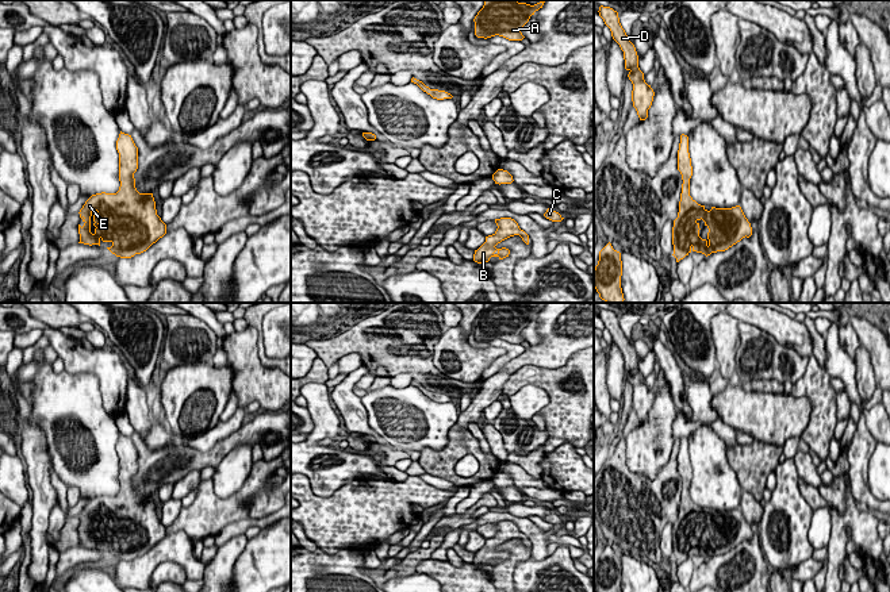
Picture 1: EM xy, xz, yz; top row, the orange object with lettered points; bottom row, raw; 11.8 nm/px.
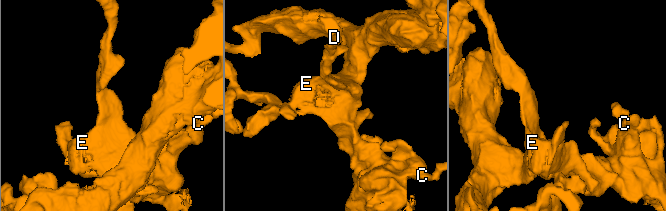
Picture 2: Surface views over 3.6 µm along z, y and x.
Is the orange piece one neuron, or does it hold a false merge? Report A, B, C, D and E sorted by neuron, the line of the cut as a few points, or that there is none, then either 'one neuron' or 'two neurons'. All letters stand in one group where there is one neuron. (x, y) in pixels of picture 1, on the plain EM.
A B C D E; no cut; one neuron

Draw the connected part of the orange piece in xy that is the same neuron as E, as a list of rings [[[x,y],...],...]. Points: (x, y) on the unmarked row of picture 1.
[[[120,434],[116,453],[119,455],[119,493],[116,496],[96,496],[85,504],[78,515],[84,524],[83,530],[78,527],[78,546],[100,549],[101,543],[111,545],[112,549],[107,551],[112,557],[120,561],[131,561],[146,554],[162,541],[166,537],[166,527],[157,518],[153,496],[139,496],[135,491],[134,476],[138,472],[138,450],[131,438]]]

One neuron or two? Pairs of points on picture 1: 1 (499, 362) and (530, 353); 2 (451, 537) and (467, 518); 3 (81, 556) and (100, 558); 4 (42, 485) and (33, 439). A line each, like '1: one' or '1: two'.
1: two
2: two
3: one
4: one

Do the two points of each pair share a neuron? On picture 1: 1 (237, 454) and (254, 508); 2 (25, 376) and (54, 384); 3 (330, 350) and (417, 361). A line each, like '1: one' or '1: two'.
1: two
2: two
3: one

